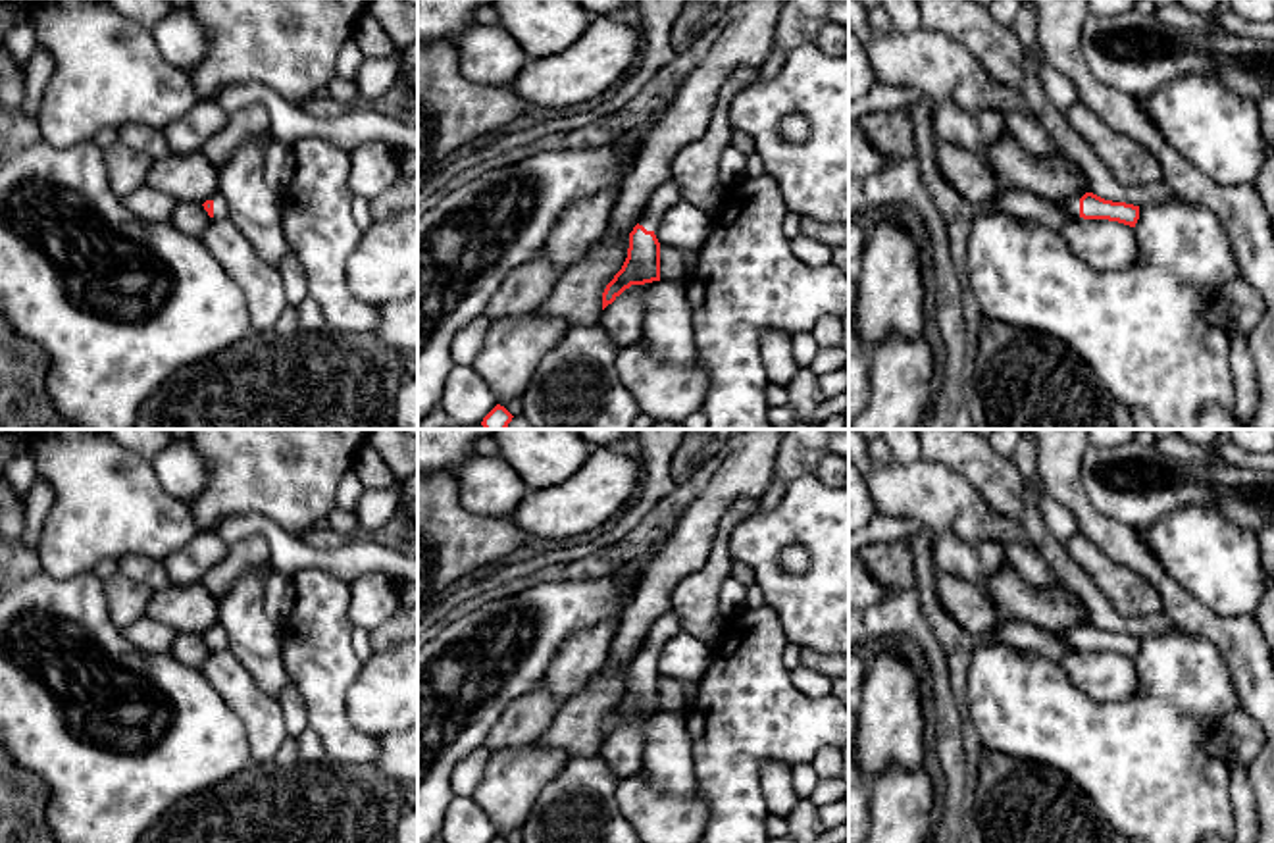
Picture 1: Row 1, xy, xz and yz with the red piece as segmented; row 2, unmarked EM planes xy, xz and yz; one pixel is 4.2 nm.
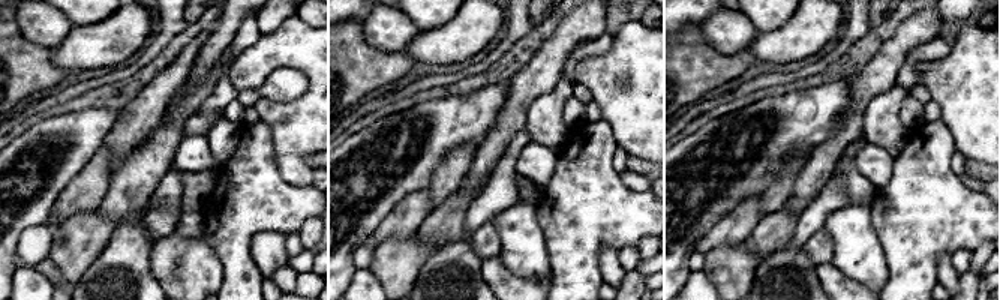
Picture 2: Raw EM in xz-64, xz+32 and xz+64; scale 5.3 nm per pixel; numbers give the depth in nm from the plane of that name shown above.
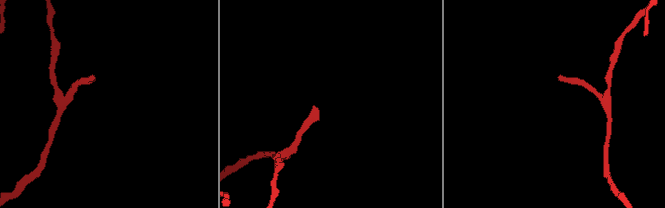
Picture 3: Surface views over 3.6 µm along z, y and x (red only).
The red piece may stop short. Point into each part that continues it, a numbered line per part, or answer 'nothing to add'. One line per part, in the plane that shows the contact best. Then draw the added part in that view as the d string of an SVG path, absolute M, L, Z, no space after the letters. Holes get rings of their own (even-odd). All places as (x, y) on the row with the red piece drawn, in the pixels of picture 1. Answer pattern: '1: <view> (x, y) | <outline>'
1: yz (1070, 206) | M1068 198L1058 204L1066 216L1070 216L1074 219L1080 217L1080 198Z

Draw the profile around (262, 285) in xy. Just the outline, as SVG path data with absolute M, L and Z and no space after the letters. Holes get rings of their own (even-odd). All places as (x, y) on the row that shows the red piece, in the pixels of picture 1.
M227 216L214 217L200 241L244 291L252 329L271 331L287 308L279 271L256 254L250 241Z

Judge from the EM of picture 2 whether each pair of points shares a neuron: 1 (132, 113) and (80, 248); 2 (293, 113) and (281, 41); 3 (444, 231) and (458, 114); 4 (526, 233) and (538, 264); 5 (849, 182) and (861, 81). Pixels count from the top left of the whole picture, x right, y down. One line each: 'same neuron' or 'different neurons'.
1: same neuron
2: same neuron
3: different neurons
4: same neuron
5: different neurons

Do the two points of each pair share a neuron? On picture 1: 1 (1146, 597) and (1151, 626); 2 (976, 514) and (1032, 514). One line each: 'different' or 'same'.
1: different
2: different

